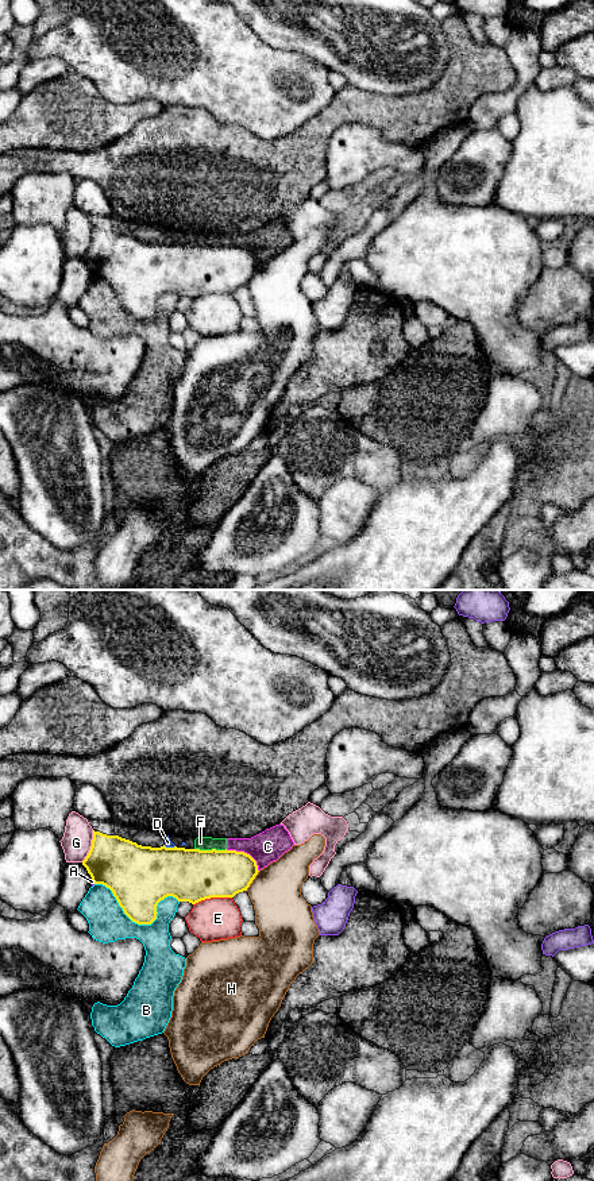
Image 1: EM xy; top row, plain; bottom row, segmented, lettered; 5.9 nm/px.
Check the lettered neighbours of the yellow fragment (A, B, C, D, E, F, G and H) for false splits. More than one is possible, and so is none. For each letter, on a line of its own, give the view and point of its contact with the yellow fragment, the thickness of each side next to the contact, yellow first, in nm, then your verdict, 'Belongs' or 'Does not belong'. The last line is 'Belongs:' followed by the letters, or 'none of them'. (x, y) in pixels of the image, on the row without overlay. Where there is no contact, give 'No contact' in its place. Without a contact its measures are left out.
A: Touches yellow at xy (93, 277). Thickness 340 nm (yellow) against 20 nm. Does not belong
B: Touches yellow at xy (139, 319). Thickness 340 nm (yellow) against 220 nm. Does not belong
C: Touches yellow at xy (246, 249). Thickness 280 nm (yellow) against 190 nm. Does not belong
D: Touches yellow at xy (169, 243). Thickness 380 nm (yellow) against 50 nm. Does not belong
E: Touches yellow at xy (212, 292). Thickness 320 nm (yellow) against 260 nm. Does not belong
F: Touches yellow at xy (212, 244). Thickness 320 nm (yellow) against 80 nm. Does not belong
G: Touches yellow at xy (91, 242). Thickness 320 nm (yellow) against 180 nm. Does not belong
H: Touches yellow at xy (253, 274). Thickness 280 nm (yellow) against 300 nm. Does not belong
Belongs: none of them

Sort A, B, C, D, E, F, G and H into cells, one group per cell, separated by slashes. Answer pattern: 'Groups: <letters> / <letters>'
Groups: A / B / C D F / E / G / H

